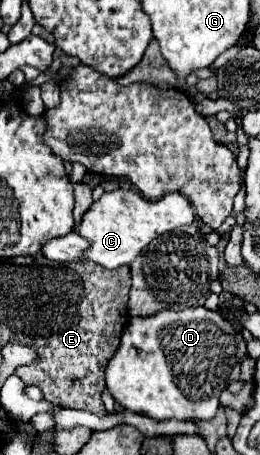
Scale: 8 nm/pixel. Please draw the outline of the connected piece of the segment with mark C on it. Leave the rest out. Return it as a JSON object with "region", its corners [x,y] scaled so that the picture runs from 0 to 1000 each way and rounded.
{"region":[[[438,418],[392,426],[315,475],[308,492],[285,501],[315,523],[346,532],[346,545],[323,549],[323,563],[400,589],[454,589],[515,576],[554,541],[600,519],[692,501],[708,492],[738,492],[754,470],[731,444],[700,426],[638,426],[615,440],[562,440],[515,418]]]}

